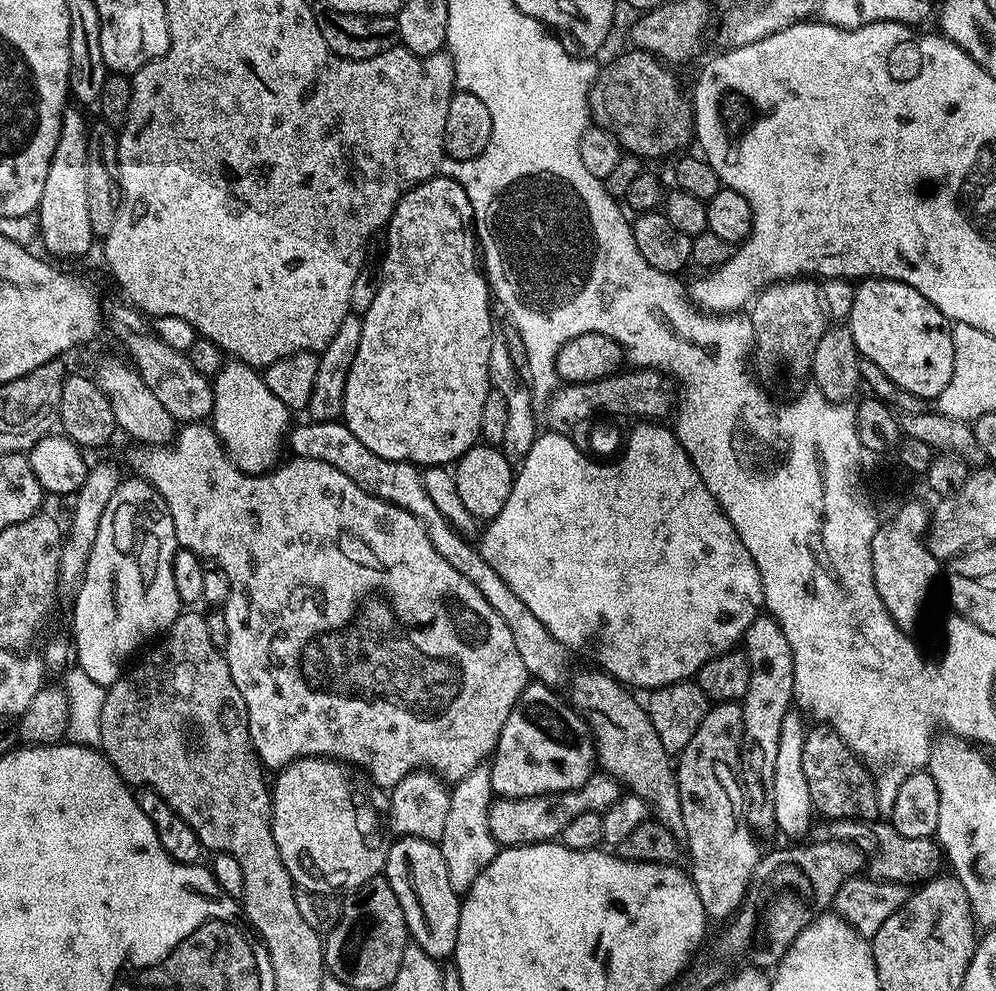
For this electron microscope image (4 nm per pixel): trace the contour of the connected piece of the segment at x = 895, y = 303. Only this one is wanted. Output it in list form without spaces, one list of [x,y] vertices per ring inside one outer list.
[[[868,278],[857,283],[855,290],[846,327],[852,332],[861,357],[874,362],[874,366],[879,366],[893,382],[902,386],[902,390],[914,394],[919,400],[935,401],[942,394],[942,390],[946,390],[950,374],[954,374],[954,342],[948,317],[940,313],[929,300],[922,298],[922,294],[914,290],[914,286],[897,280]]]

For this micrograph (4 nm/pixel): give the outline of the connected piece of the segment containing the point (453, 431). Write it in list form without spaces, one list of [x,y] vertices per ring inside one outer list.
[[[437,174],[430,180],[419,184],[417,188],[410,189],[405,196],[398,202],[398,206],[394,210],[392,219],[386,225],[386,233],[388,232],[388,248],[382,252],[382,267],[380,268],[380,285],[378,286],[378,294],[374,294],[374,303],[370,305],[370,310],[366,310],[362,314],[362,342],[358,342],[358,354],[354,354],[354,366],[350,366],[350,374],[346,378],[346,398],[344,399],[343,423],[348,425],[348,429],[354,434],[354,438],[358,438],[358,442],[363,442],[370,450],[374,450],[374,454],[382,454],[382,458],[390,458],[391,460],[404,460],[408,464],[417,466],[448,466],[460,459],[468,453],[468,451],[476,447],[481,439],[480,427],[482,426],[482,406],[486,403],[486,394],[490,390],[488,382],[488,367],[490,366],[490,342],[492,341],[492,333],[494,325],[492,325],[492,304],[494,308],[494,300],[490,295],[488,287],[488,277],[482,271],[481,261],[478,259],[478,241],[476,238],[476,225],[472,219],[472,207],[470,206],[470,198],[466,194],[466,190],[458,181],[452,179],[447,174]]]

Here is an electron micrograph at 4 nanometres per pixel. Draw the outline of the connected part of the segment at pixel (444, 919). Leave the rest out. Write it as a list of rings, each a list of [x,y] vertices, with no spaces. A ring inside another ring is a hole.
[[[413,836],[393,839],[382,875],[390,882],[398,906],[402,906],[409,937],[437,962],[447,961],[456,950],[461,897],[450,886],[446,858],[442,858],[439,843]]]

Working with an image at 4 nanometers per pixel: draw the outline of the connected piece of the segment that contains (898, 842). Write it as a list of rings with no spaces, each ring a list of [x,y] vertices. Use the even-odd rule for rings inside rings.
[[[876,820],[871,823],[866,822],[840,822],[835,825],[837,837],[851,842],[859,848],[866,859],[867,871],[873,879],[894,881],[905,886],[914,886],[923,883],[925,880],[931,879],[942,866],[942,850],[939,843],[933,838],[907,838],[903,837],[894,830],[890,822],[884,820]]]

